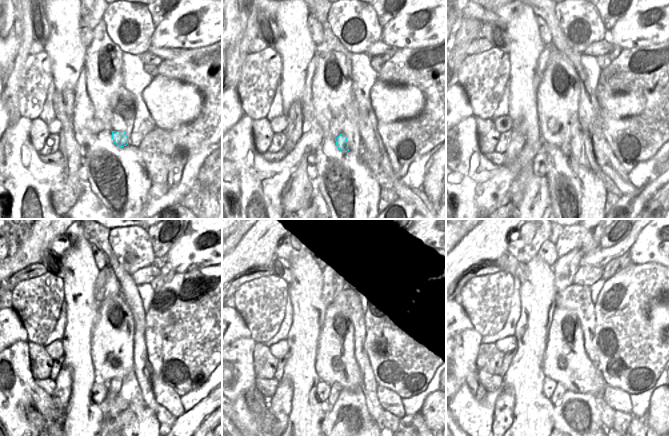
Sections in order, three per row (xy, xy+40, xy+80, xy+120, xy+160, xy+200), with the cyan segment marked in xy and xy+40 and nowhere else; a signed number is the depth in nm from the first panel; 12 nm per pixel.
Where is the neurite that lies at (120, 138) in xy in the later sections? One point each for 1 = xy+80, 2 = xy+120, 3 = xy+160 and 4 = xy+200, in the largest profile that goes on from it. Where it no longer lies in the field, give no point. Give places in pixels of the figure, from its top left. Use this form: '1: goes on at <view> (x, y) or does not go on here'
1: goes on at xy+80 (565, 147)
2: goes on at xy+120 (114, 385)
3: goes on at xy+160 (335, 388)
4: goes on at xy+200 (560, 390)

